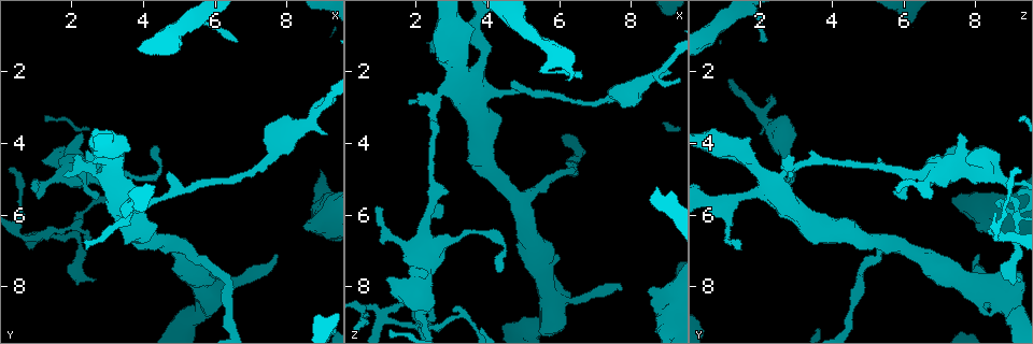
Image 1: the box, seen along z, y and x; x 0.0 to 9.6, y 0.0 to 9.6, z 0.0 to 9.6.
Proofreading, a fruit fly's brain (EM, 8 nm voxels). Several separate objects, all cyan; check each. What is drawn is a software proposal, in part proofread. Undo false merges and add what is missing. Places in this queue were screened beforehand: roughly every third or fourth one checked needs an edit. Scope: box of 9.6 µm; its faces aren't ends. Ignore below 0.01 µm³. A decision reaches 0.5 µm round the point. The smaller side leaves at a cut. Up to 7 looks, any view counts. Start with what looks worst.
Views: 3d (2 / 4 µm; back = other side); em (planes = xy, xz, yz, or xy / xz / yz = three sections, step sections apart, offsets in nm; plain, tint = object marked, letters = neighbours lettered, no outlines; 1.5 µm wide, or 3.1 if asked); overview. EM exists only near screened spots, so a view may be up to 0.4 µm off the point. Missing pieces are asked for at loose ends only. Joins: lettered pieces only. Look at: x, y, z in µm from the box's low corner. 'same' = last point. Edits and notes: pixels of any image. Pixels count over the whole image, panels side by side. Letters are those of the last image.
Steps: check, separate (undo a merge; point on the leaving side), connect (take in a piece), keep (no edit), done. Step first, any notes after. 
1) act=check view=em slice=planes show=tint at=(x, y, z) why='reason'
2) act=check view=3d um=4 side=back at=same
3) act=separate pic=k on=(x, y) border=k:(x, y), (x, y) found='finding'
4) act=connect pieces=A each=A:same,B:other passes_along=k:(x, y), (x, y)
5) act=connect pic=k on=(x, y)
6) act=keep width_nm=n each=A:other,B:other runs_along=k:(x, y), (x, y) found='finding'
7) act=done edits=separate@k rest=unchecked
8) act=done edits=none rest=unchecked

act=check view=3d um=2 at=(1.05, 6.55, 8.95) why='side arm on a straight run'

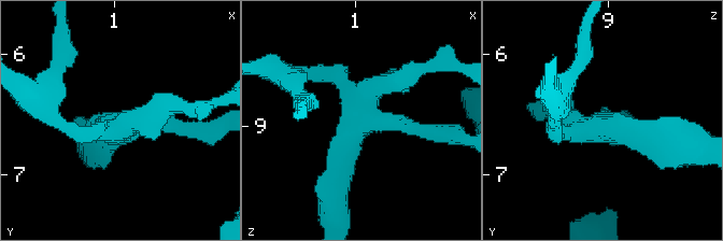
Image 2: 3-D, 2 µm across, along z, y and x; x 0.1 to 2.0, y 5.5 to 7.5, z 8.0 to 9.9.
act=check view=em slice=planes show=tint at=(1.12, 6.60, 8.90) why='shape alone is not enough'

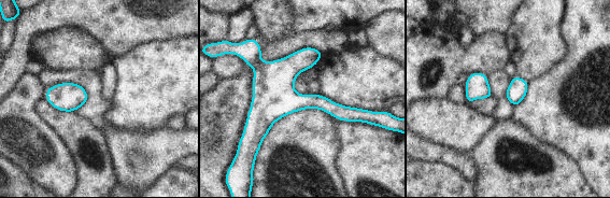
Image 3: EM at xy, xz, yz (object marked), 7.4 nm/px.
act=check view=em slice=planes show=letters at=same

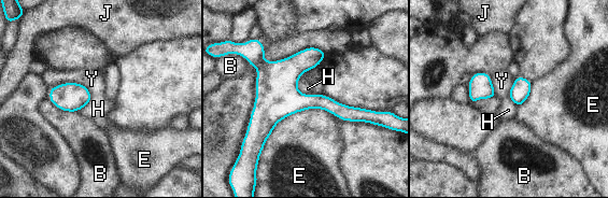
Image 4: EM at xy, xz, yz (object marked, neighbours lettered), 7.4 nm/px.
act=keep width_nm=150 each=B:other,E:other,H:other,J:other,Y:other border=4:(50, 88), (81, 83), (92, 98) found='one neuron here'

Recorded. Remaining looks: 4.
act=check view=em slice=planes show=tint at=(3.45, 5.85, 8.85) why='abrupt turn'

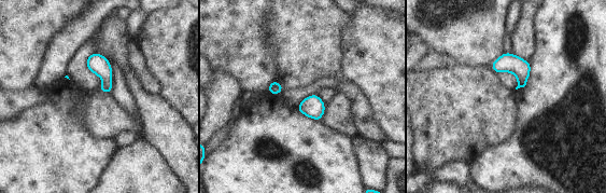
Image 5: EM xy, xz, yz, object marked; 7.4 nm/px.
act=check view=em slice=planes show=letters at=same

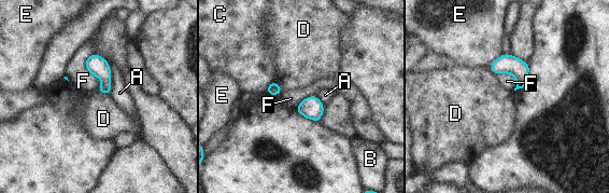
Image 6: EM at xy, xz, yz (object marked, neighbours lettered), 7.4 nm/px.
act=keep each=A:other,B:other,C:other,D:other,E:other,F:other border=6:(109, 64), (111, 72), (110, 94) found='all the same neuron'

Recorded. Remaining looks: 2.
act=check view=em slice=planes show=letters at=(2.90, 4.45, 5.30) why='branch stops here'

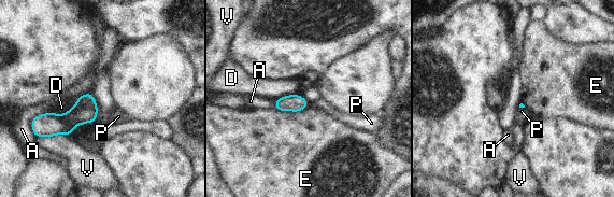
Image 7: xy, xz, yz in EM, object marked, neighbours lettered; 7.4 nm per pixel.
act=keep each=A:other,D:other,E:other,P:other,V:other border=7:(310, 104), (299, 111), (273, 109) found='no lettered piece goes on from it'

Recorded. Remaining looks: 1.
act=done edits=none rest=unchecked

